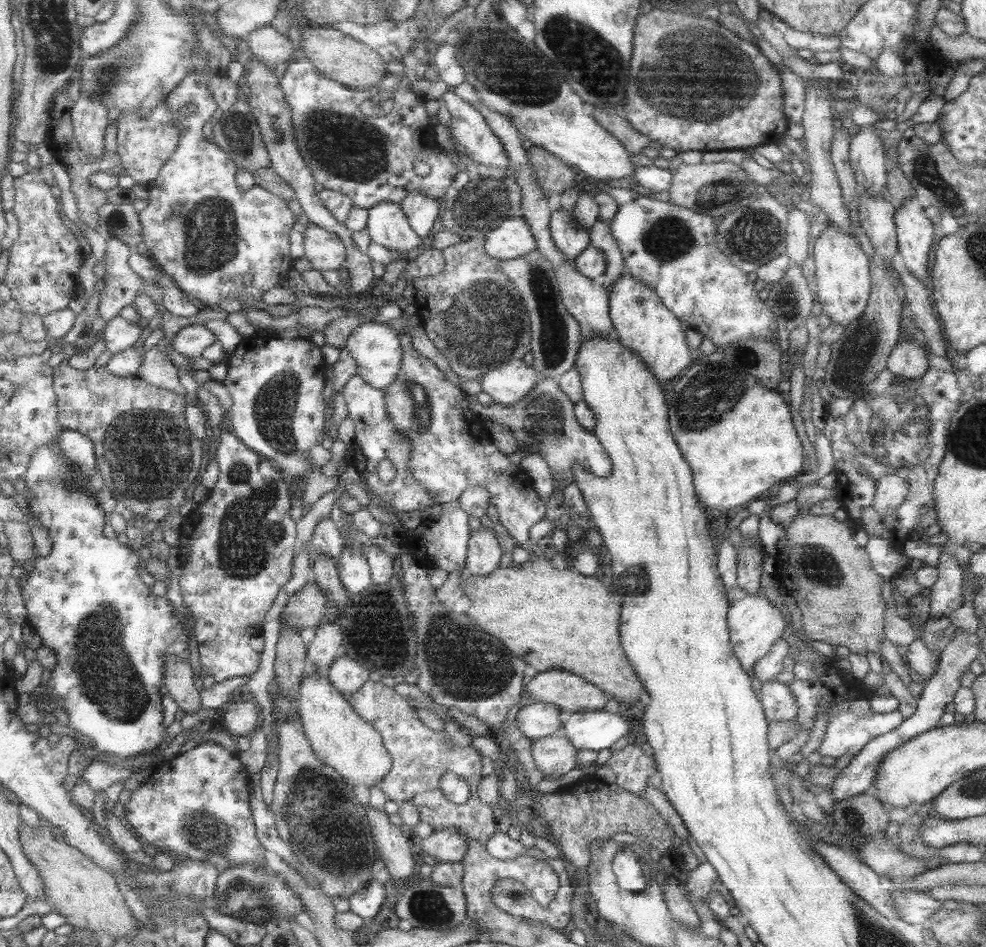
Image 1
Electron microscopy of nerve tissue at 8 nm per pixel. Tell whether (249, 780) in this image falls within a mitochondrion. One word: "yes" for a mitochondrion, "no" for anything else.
no

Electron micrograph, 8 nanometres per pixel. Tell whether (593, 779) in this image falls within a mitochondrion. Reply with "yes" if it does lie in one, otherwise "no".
no

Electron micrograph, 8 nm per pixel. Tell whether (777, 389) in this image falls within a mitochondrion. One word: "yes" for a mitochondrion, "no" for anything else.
no

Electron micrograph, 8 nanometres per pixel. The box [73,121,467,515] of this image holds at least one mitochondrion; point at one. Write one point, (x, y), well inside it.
(138, 447)

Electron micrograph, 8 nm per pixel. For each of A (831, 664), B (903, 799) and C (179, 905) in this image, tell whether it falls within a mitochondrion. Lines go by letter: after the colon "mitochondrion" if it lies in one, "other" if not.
A: other
B: other
C: other

